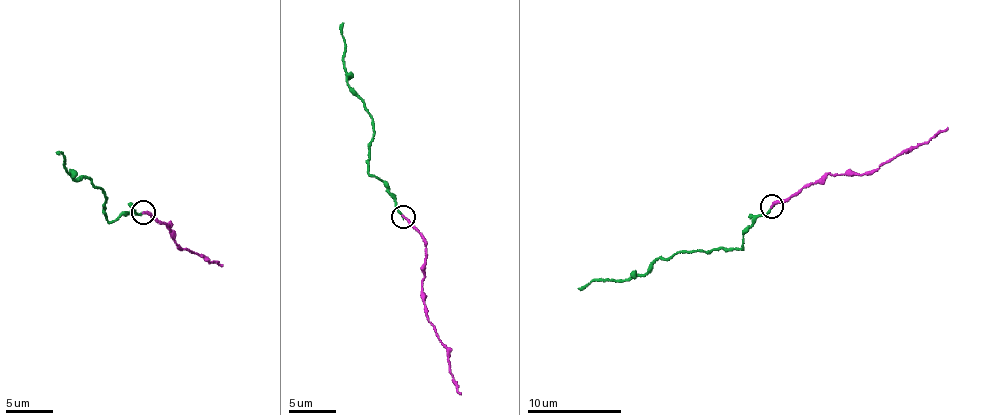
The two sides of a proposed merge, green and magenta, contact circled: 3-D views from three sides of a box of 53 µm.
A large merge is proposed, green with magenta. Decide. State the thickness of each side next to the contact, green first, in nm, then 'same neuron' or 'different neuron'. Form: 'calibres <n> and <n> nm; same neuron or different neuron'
calibres 160 and 200 nm; same neuron

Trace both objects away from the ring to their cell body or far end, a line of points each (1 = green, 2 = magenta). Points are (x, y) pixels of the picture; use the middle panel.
1: (404, 217), (395, 206), (395, 198), (369, 173), (373, 119), (362, 97), (346, 82), (343, 22)
2: (404, 217), (425, 243), (425, 313), (447, 350), (448, 371), (462, 394)

